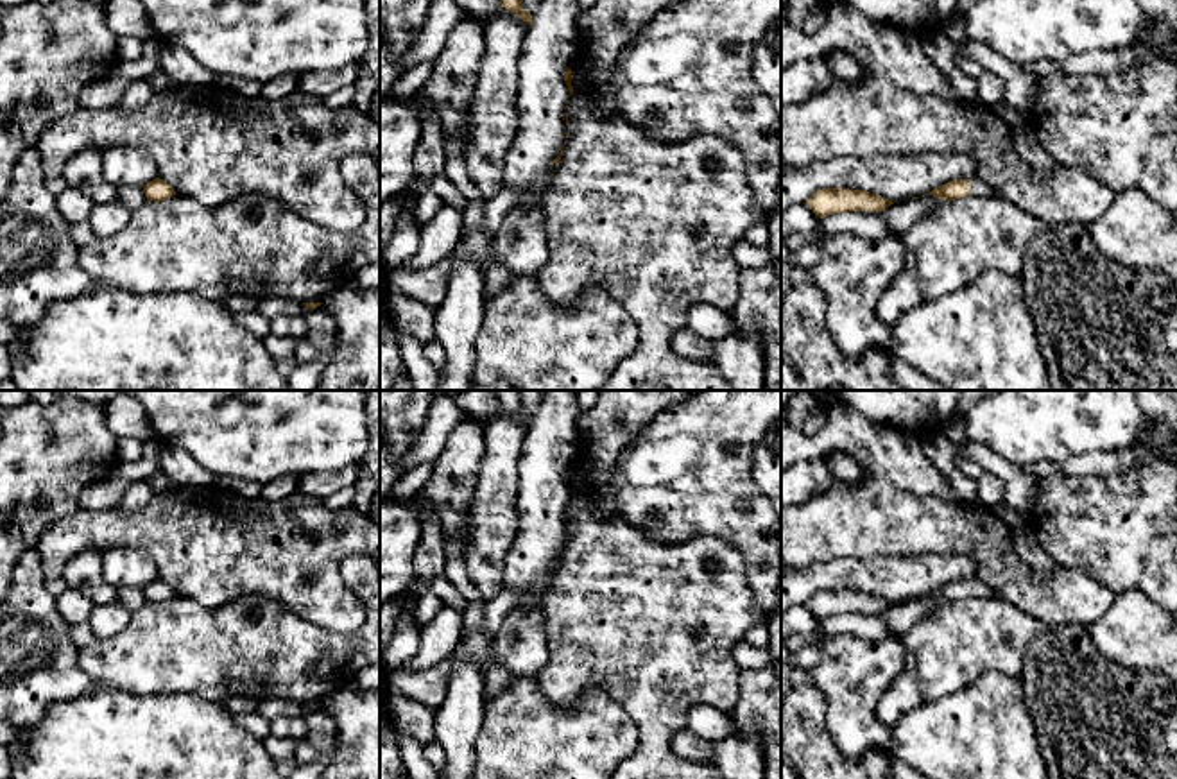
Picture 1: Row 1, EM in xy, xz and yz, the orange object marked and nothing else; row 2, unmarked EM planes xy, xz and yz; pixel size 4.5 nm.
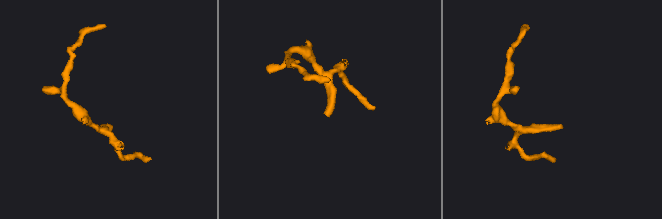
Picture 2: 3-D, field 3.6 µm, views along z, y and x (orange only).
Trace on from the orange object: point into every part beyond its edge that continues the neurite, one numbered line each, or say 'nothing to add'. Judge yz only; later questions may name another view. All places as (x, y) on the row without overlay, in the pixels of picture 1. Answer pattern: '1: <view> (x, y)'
1: yz (979, 590)

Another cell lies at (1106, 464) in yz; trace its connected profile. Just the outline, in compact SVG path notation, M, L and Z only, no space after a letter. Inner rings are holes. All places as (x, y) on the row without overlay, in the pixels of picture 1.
M1129 446L1120 451L1089 451L1073 455L1057 464L1057 471L1071 476L1100 476L1116 478L1129 475L1143 464L1147 451L1143 448Z

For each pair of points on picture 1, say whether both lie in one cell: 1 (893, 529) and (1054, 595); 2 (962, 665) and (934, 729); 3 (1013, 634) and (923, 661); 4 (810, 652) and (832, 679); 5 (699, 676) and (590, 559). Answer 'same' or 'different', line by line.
1: same
2: different
3: same
4: different
5: same

